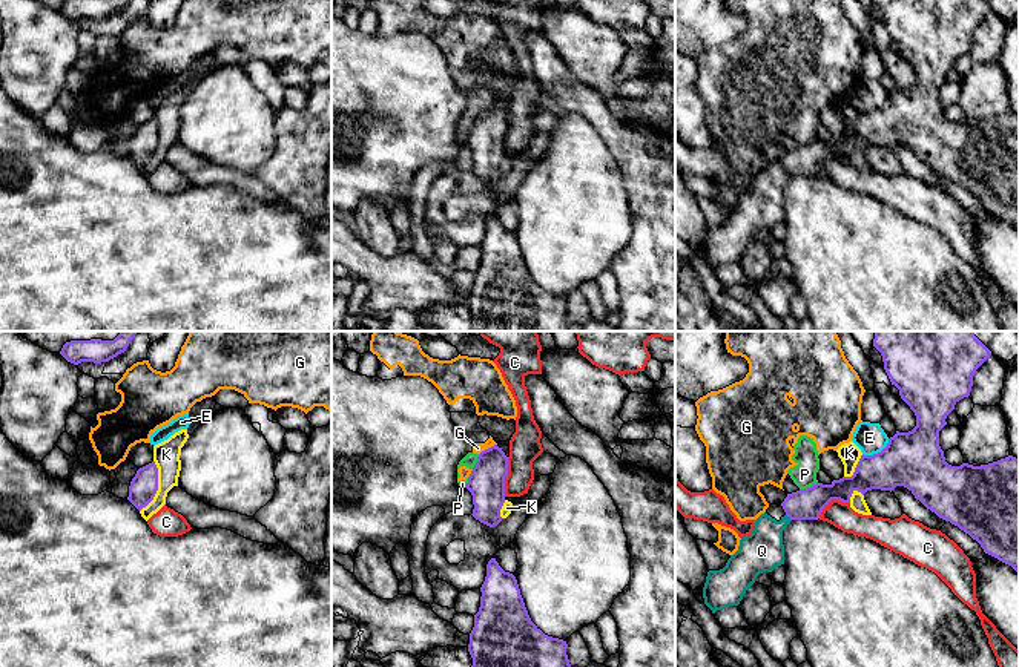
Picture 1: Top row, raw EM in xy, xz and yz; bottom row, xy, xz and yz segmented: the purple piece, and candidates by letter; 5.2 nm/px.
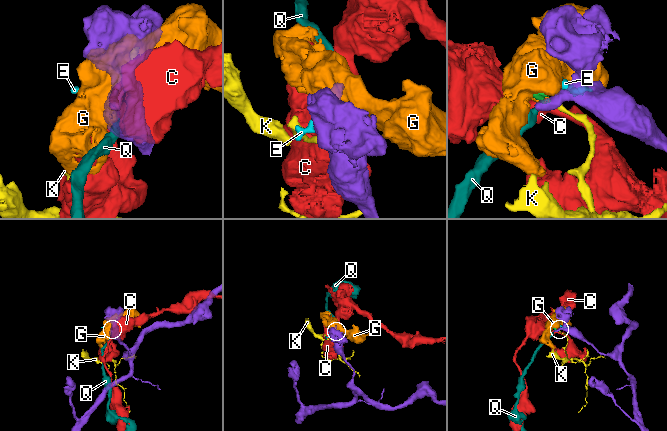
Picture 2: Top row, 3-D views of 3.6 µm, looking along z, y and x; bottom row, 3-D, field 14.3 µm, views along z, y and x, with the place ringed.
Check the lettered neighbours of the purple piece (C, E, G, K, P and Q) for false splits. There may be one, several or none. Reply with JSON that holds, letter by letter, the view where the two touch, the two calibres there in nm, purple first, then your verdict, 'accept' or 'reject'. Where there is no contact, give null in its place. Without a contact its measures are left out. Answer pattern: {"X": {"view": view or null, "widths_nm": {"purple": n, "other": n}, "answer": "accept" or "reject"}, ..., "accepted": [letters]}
{"C": {"view": "xz", "widths_nm": {"purple": 190, "other": 170}, "answer": "reject"}, "E": {"view": "yz", "widths_nm": {"purple": 300, "other": 160}, "answer": "reject"}, "G": {"view": "xz", "widths_nm": {"purple": 190, "other": 60}, "answer": "reject"}, "K": {"view": "xy", "widths_nm": {"purple": 140, "other": 140}, "answer": "reject"}, "P": {"view": "yz", "widths_nm": {"purple": 160, "other": 130}, "answer": "reject"}, "Q": {"view": "yz", "widths_nm": {"purple": 160, "other": 220}, "answer": "accept"}, "accepted": ["Q"]}

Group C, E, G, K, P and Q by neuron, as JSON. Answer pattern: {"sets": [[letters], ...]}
{"sets": [["C"], ["E"], ["G", "P"], ["K"], ["Q"]]}

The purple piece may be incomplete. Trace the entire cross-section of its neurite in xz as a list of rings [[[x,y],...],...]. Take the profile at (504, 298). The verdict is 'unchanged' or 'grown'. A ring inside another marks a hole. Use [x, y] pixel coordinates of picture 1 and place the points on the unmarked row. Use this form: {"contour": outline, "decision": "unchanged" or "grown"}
{"contour": [[[496,215],[486,221],[480,248],[480,264],[468,301],[471,331],[582,331],[582,327],[569,320],[566,297],[545,291],[531,278],[516,233],[505,228]]], "decision": "unchanged"}

